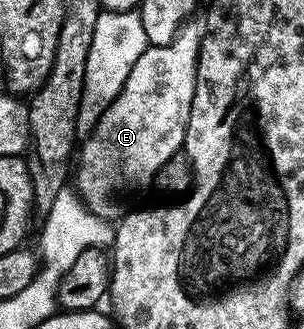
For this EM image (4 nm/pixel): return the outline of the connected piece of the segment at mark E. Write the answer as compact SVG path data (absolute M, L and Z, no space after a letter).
M192 21L181 25L170 44L149 46L142 52L119 96L79 147L74 189L85 206L98 216L115 219L125 209L124 201L139 190L149 189L158 168L170 156L181 153L194 100L200 39L204 36L203 25Z

